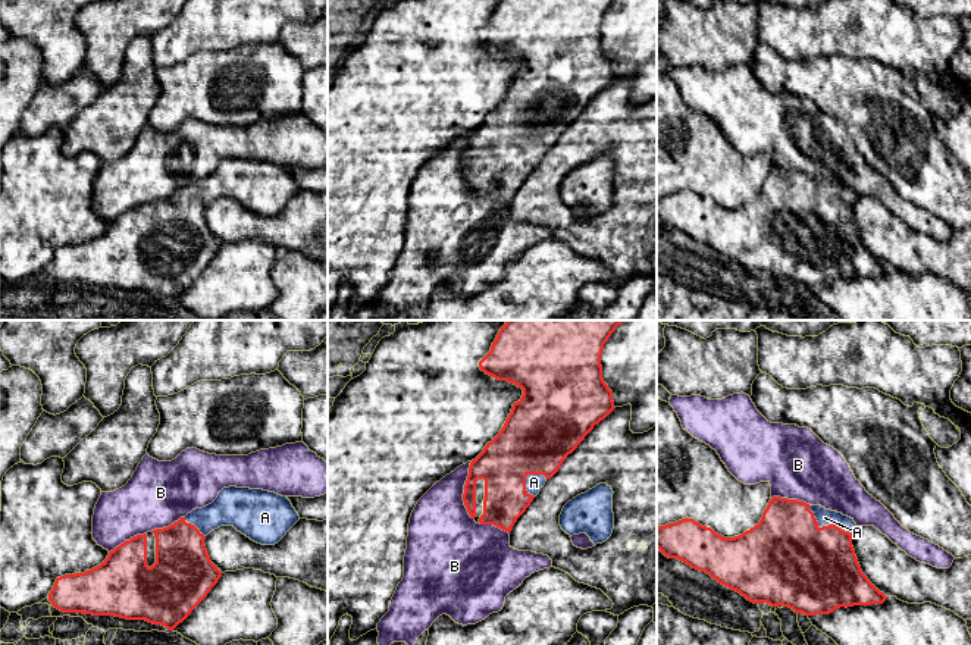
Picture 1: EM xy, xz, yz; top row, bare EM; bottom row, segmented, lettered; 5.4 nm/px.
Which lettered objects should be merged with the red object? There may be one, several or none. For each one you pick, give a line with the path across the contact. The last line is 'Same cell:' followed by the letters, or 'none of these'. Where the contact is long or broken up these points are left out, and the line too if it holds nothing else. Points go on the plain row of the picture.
Same cell: A

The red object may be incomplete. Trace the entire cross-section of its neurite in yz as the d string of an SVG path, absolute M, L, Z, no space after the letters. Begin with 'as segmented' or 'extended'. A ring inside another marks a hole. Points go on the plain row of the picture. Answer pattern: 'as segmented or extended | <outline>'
extended | M773 167L758 195L734 209L724 209L693 190L657 198L657 219L692 239L705 242L718 254L754 275L789 278L805 287L830 285L840 278L883 275L880 263L862 244L852 203L853 190L804 172Z

